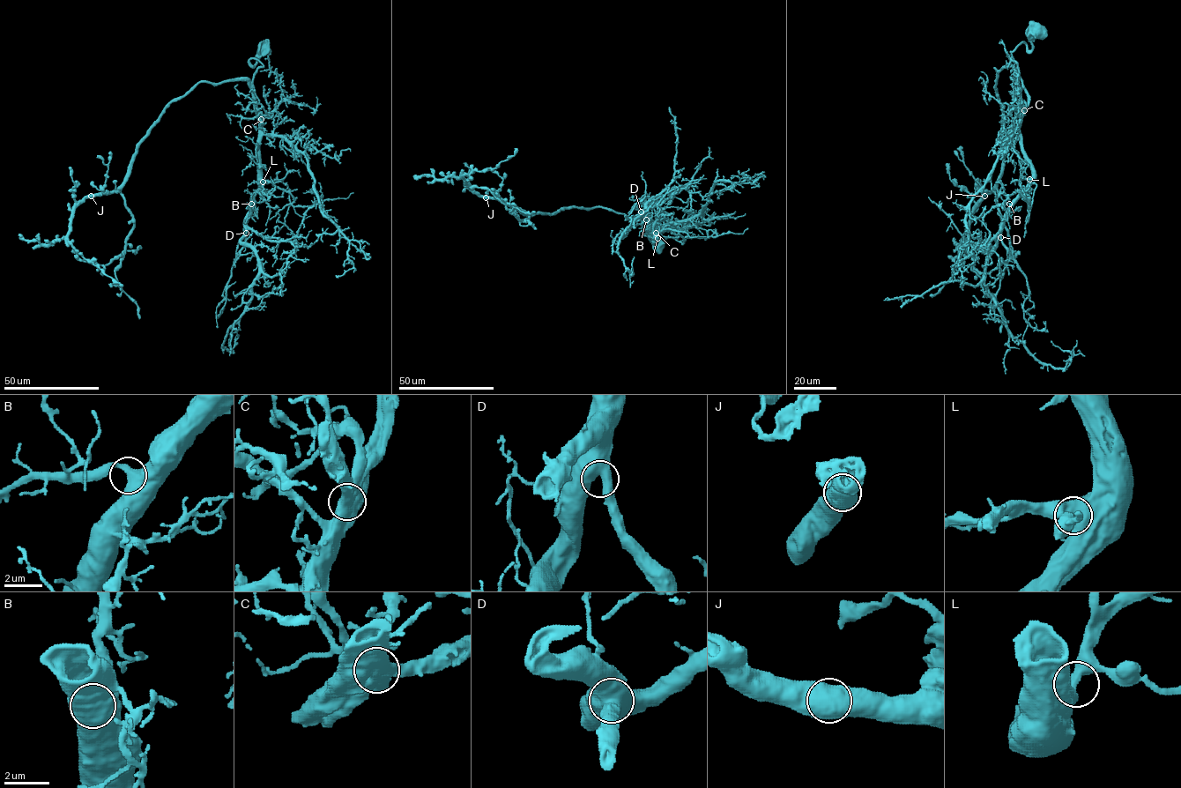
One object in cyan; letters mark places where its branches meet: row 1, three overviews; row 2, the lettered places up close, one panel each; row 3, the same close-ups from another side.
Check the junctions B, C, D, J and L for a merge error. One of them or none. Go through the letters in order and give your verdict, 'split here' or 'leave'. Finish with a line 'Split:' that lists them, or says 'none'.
B: leave
C: leave
D: leave
J: leave
L: leave
Split: none

